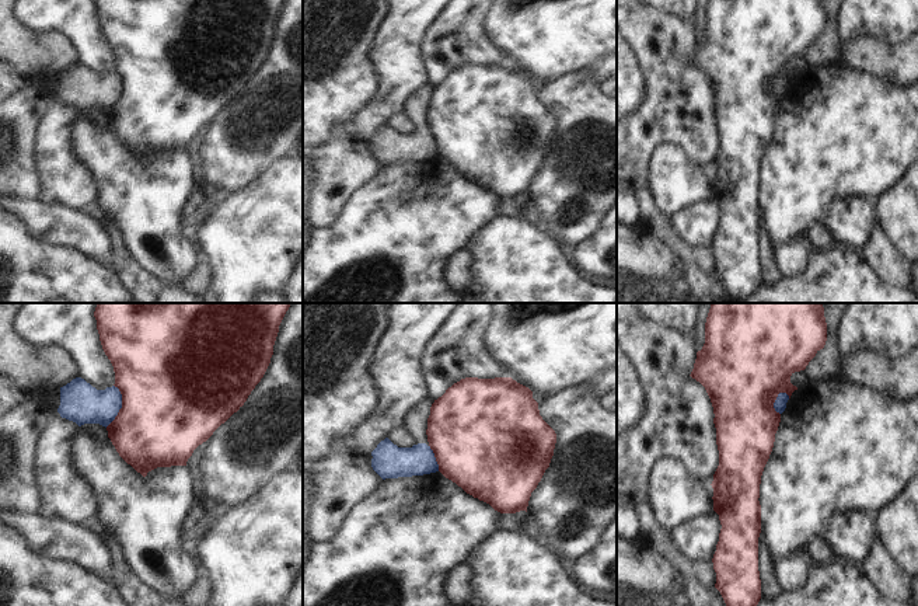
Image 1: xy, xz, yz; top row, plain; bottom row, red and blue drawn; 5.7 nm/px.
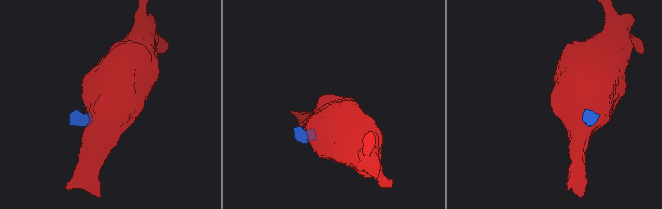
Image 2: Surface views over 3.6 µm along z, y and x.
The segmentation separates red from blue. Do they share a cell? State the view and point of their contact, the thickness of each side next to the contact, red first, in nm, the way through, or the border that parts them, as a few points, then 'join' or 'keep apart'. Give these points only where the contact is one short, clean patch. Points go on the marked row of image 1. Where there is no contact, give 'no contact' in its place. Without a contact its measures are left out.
xy (122, 406) | 500/240 nm | along xy (114, 385), (121, 394), (121, 408), (105, 427) | keep apart

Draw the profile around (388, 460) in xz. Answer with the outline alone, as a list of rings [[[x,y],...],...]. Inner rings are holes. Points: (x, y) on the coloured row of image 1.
[[[419,400],[402,418],[402,426],[413,440],[412,447],[398,447],[388,438],[371,452],[371,467],[383,478],[423,476],[439,471],[434,453],[427,442],[427,418],[434,403]]]

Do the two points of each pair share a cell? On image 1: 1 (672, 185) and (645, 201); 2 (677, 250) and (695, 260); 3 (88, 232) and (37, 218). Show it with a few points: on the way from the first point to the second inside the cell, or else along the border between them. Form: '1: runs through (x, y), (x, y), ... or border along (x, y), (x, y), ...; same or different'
1: border along (646, 187), (653, 204), (670, 218); different
2: runs through (681, 250), (691, 256); same
3: runs through (76, 229), (49, 222); same

